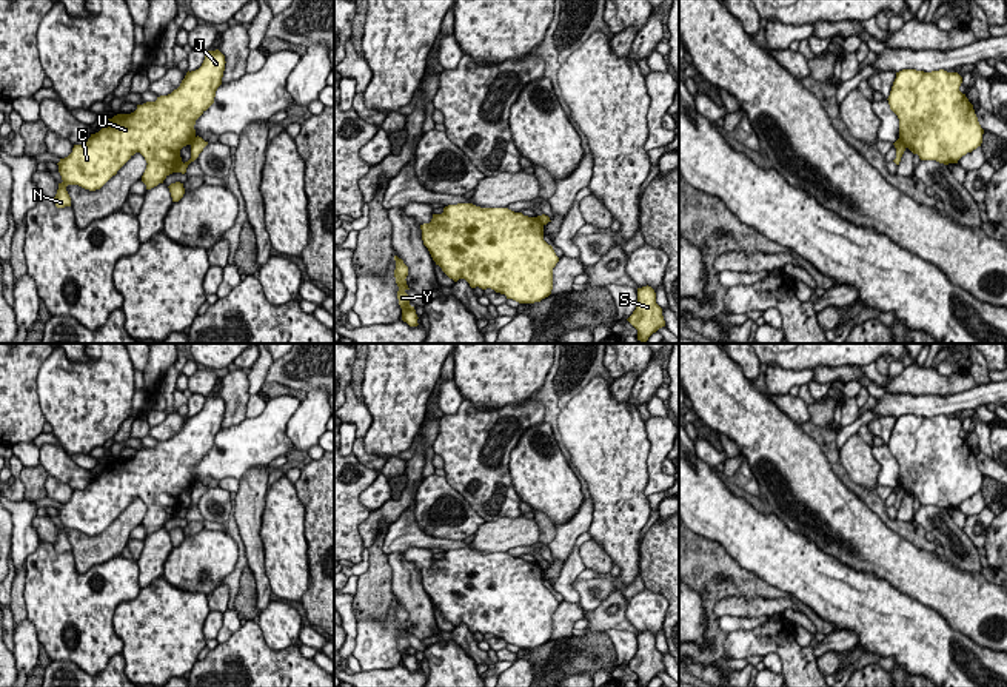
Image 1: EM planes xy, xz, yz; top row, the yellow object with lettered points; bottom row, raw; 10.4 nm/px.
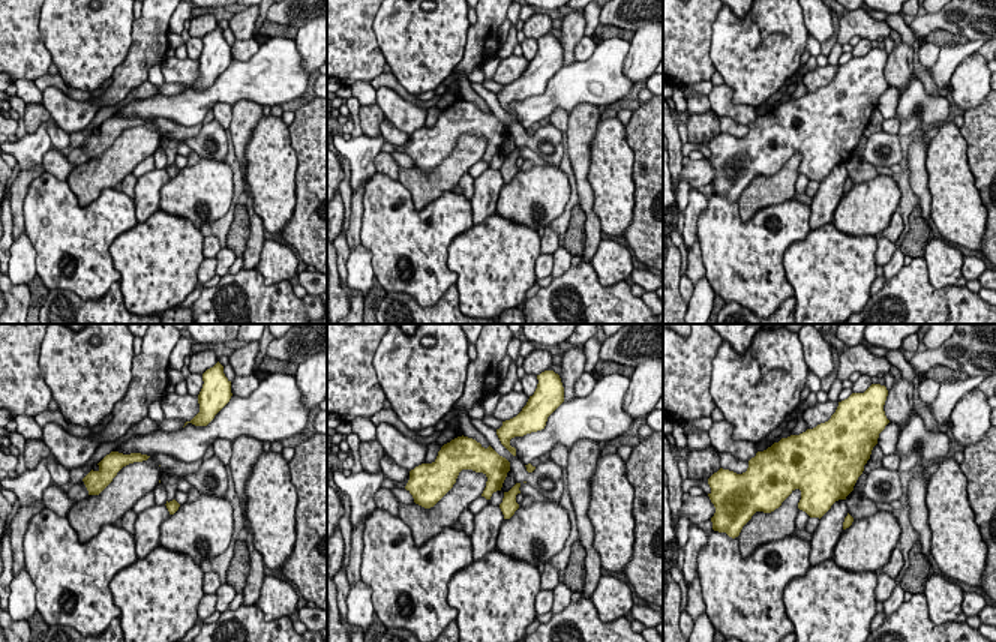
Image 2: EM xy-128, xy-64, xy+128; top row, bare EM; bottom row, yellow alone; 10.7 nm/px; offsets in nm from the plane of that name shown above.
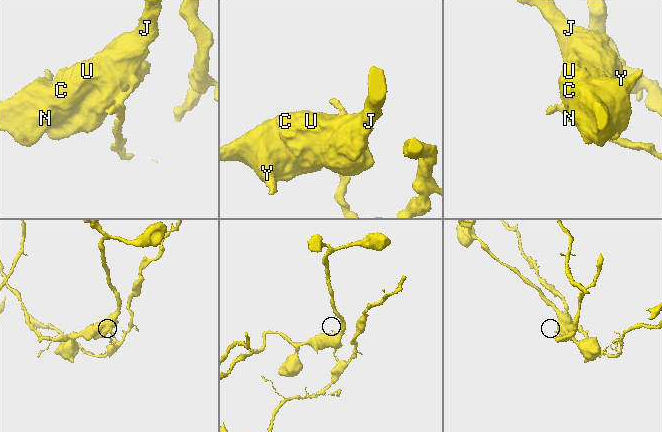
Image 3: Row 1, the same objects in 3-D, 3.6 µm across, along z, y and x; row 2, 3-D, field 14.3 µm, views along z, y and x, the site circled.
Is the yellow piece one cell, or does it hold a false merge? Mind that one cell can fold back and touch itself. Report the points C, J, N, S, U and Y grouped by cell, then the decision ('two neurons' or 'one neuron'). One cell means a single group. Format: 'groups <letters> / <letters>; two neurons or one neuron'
groups C J N U Y / S; two neurons

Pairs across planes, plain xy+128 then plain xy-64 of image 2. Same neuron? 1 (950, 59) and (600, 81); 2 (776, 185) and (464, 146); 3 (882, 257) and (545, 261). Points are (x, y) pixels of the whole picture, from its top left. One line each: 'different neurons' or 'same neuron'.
1: same neuron
2: same neuron
3: same neuron

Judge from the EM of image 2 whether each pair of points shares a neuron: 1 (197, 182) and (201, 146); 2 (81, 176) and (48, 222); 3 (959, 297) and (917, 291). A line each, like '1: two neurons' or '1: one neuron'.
1: two neurons
2: two neurons
3: one neuron

